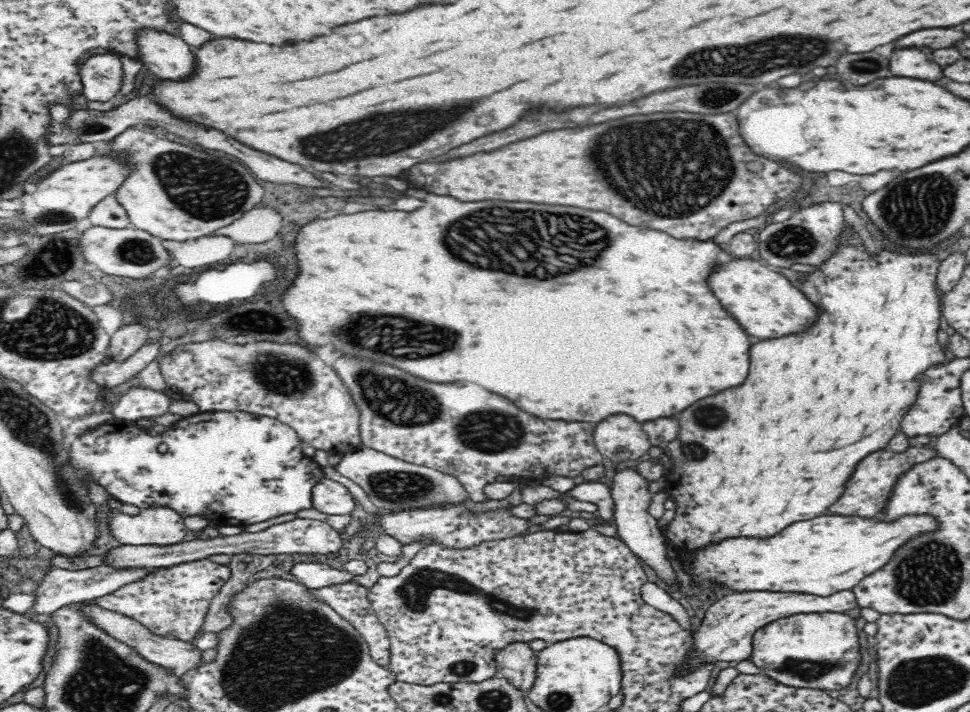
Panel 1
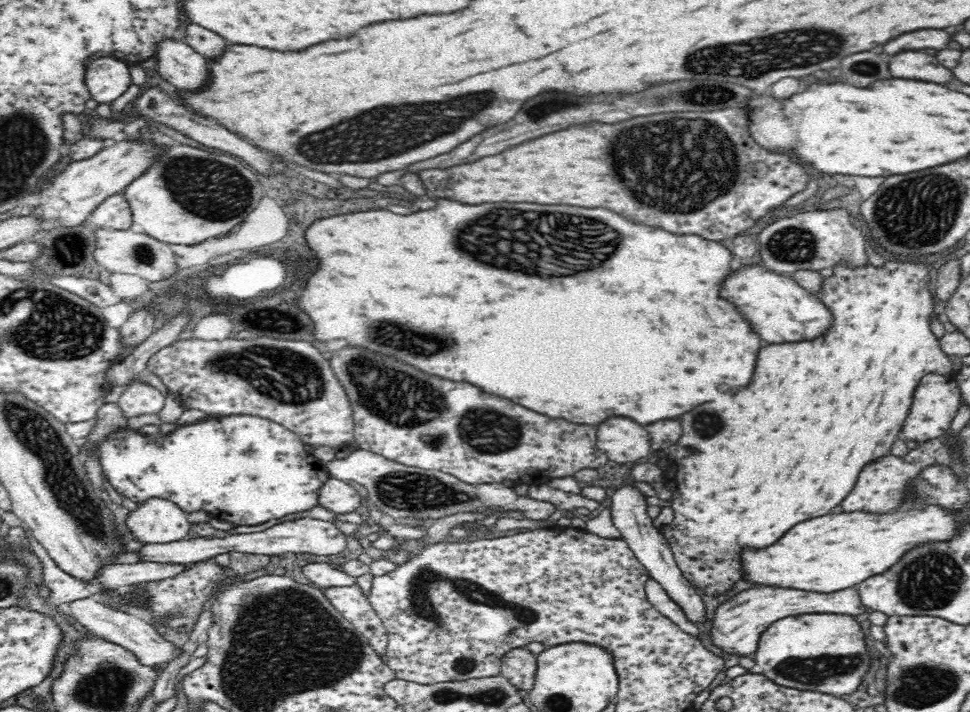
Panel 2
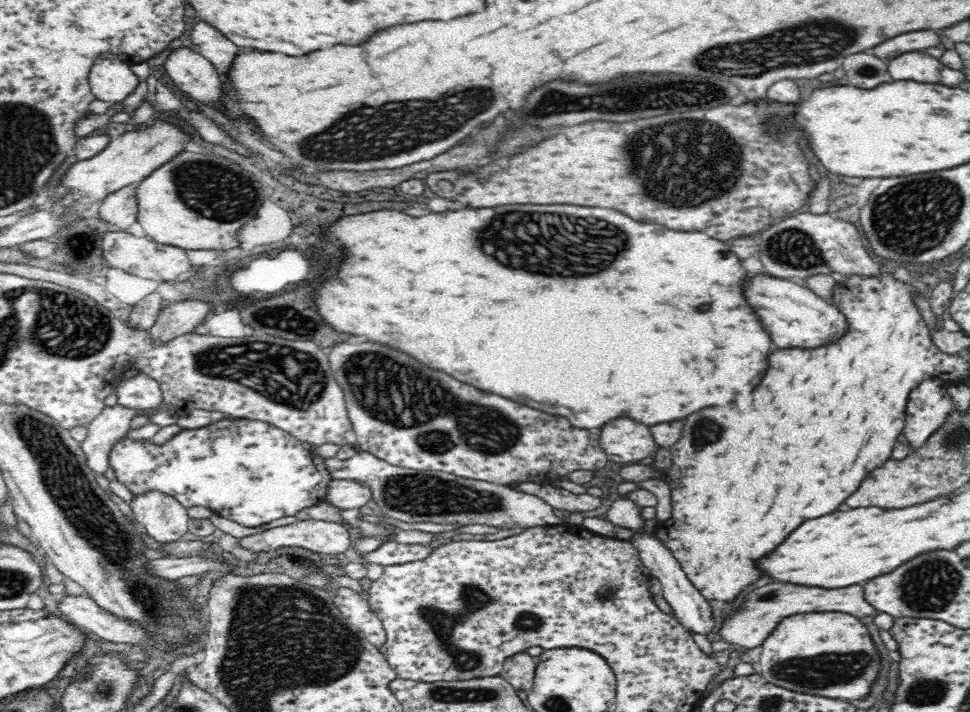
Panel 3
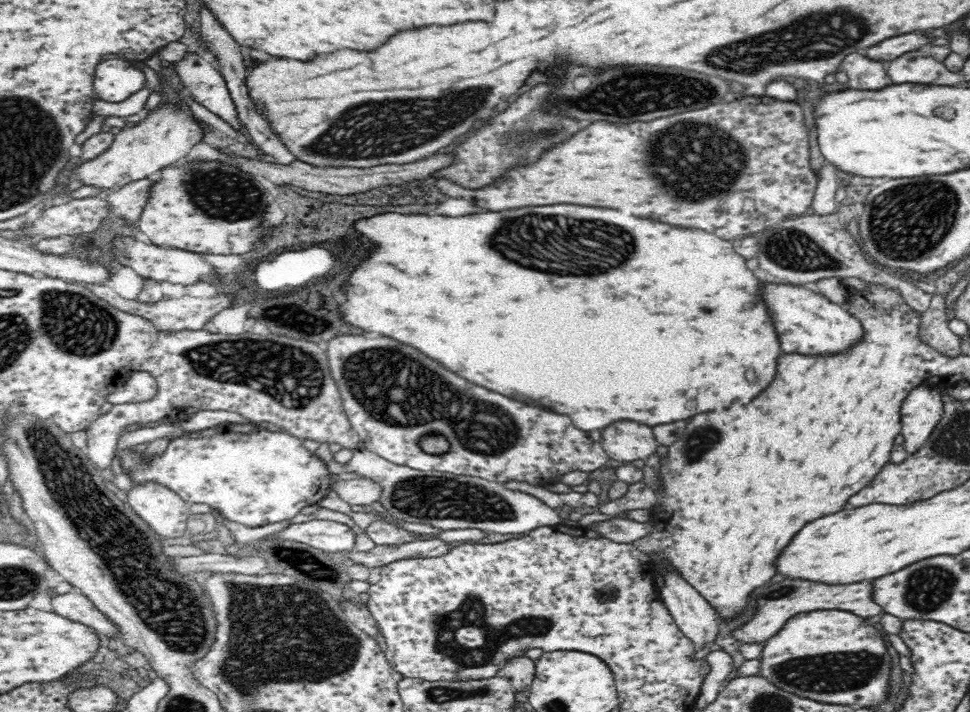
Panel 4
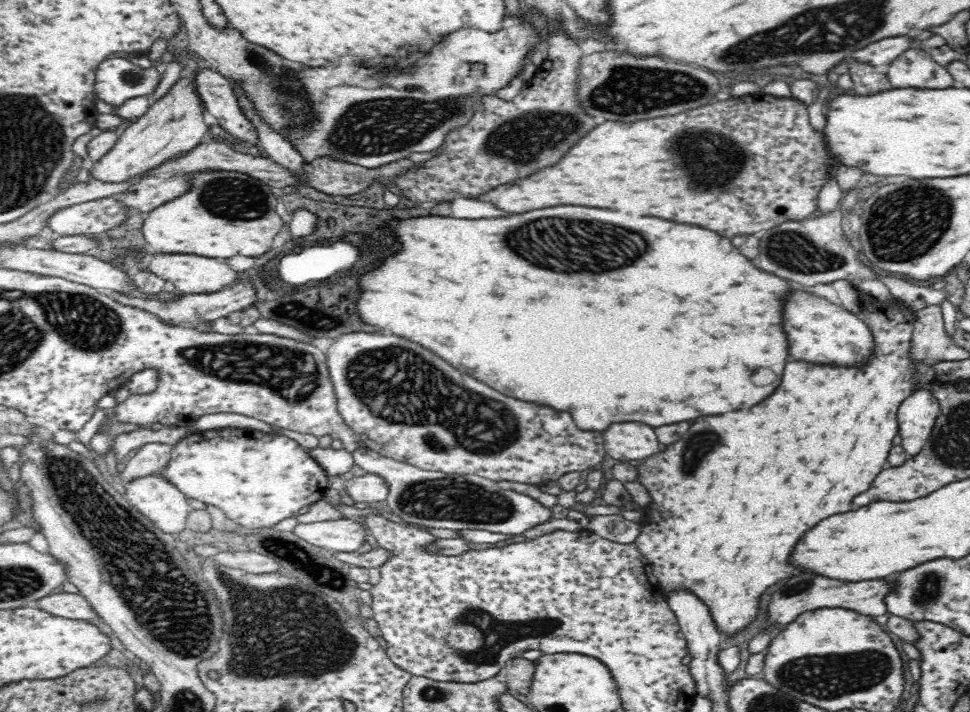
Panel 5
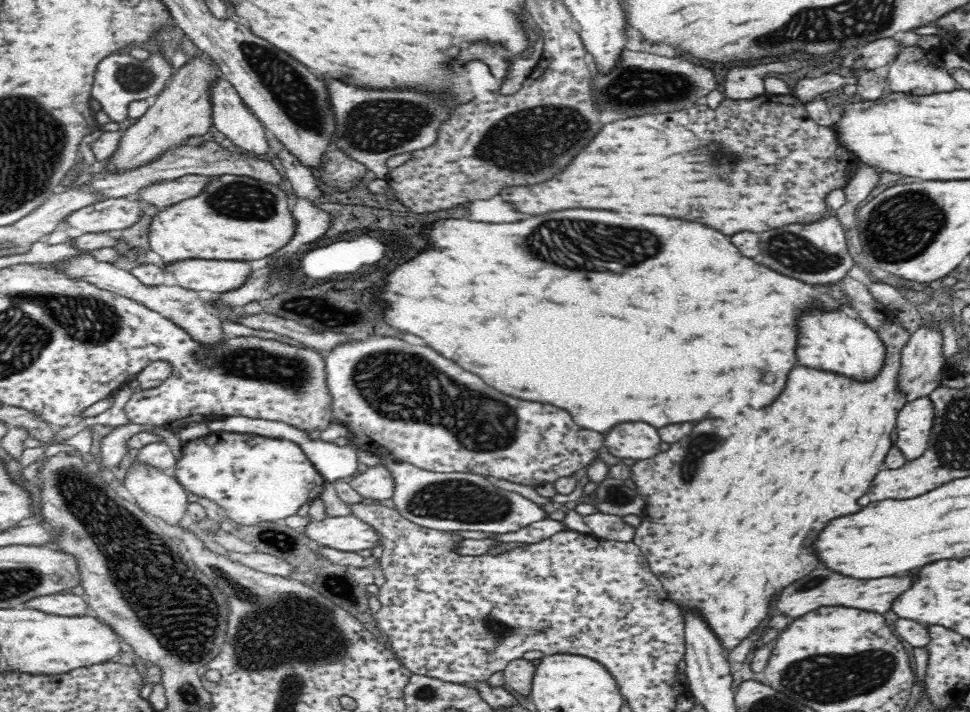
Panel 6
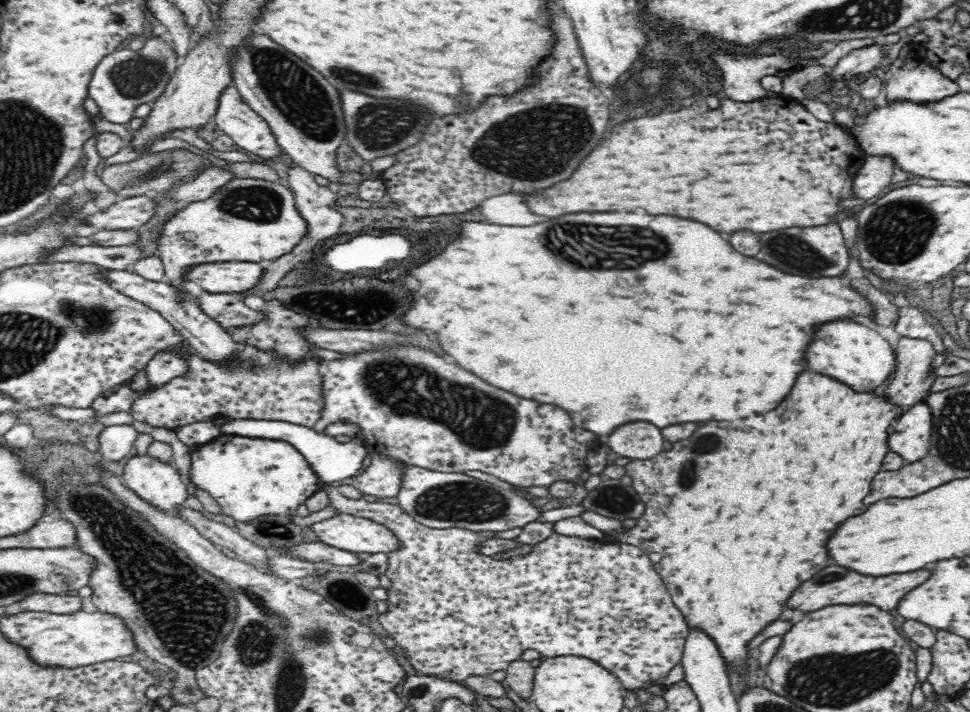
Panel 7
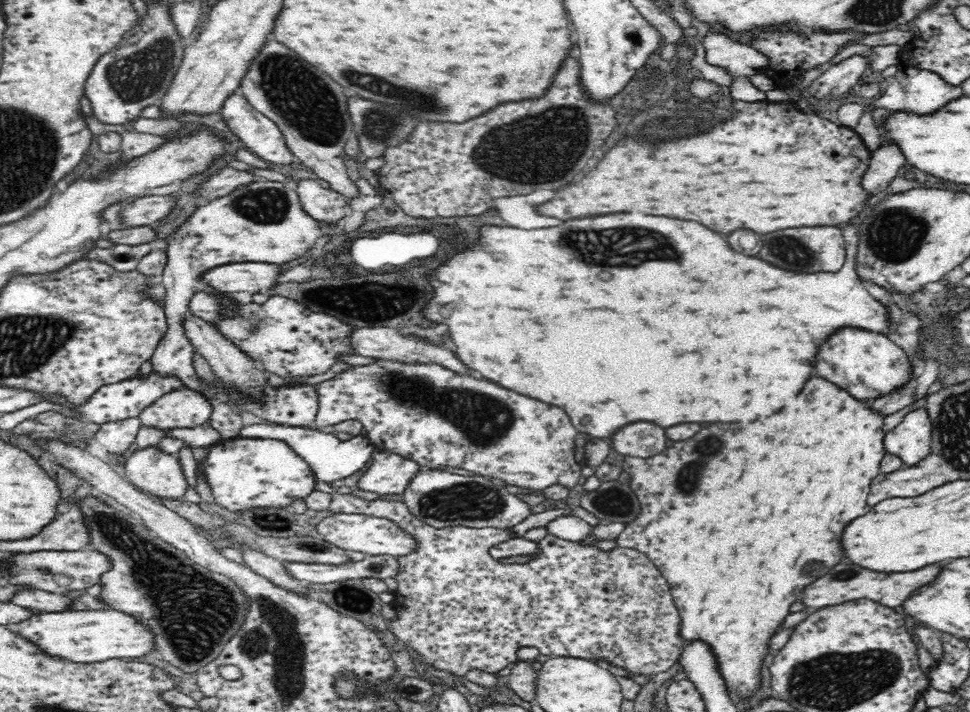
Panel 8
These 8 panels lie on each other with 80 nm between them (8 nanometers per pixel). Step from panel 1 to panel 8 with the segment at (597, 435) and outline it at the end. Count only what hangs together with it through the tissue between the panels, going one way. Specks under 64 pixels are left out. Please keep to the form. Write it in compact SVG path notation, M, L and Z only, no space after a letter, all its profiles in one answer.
M652 422L628 424L610 437L614 450L625 457L650 458L666 448L664 430Z

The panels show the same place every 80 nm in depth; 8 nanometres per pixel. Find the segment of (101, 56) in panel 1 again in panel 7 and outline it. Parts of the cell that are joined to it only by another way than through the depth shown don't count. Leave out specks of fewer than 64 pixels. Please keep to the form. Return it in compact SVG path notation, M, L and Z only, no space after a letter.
M161 37L146 40L141 50L116 50L107 54L96 65L96 69L89 82L89 96L96 101L101 115L108 122L124 124L132 120L134 108L144 102L152 104L166 88L168 81L177 70L180 59L176 57L174 49Z

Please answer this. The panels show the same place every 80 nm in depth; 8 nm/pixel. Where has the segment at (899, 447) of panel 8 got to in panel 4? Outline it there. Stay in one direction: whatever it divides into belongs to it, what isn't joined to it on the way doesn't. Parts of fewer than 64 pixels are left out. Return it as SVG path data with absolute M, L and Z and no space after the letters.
M925 381L912 389L904 399L902 430L904 448L914 454L924 446L944 414L943 393L937 381Z

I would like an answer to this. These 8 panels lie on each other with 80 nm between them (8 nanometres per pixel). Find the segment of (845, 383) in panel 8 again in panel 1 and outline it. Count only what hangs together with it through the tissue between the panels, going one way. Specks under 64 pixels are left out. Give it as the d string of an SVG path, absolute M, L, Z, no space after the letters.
M733 257L729 262L716 264L708 276L708 284L712 286L712 292L724 310L728 310L750 336L780 338L784 334L802 332L818 316L816 306L804 297L799 288L792 286L780 273L760 265L751 257Z

